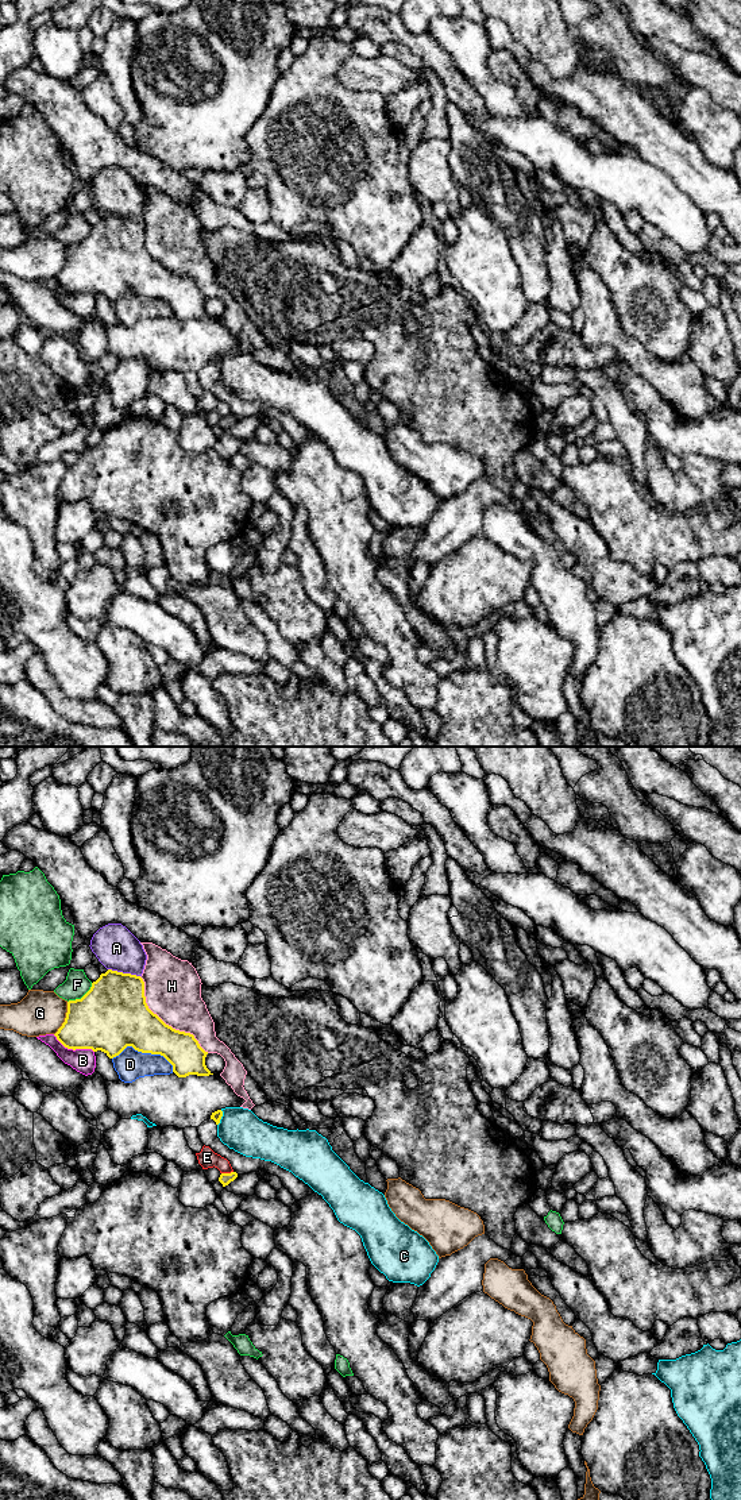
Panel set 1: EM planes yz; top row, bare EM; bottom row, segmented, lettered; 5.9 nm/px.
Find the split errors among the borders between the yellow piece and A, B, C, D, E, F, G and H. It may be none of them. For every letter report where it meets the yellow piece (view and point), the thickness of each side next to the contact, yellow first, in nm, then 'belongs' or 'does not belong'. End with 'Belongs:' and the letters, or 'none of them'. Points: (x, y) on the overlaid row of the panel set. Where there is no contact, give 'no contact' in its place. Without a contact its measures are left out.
A: yz (124, 974) | 420/260 nm | does not belong
B: yz (73, 1049) | 360/140 nm | does not belong
C: yz (220, 1118) | 60/240 nm | does not belong
D: yz (145, 1052) | 340/180 nm | does not belong
E: yz (227, 1173) | 70/110 nm | does not belong
F: yz (83, 997) | 420/150 nm | does not belong
G: yz (65, 1018) | 400/260 nm | does not belong
H: yz (163, 1022) | 340/340 nm | does not belong
Belongs: none of them

